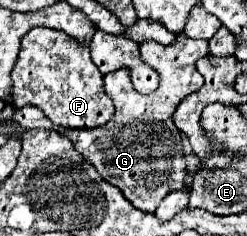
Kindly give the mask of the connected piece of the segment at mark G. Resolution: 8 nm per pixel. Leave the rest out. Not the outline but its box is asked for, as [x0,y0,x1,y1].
[60,33,208,213]

